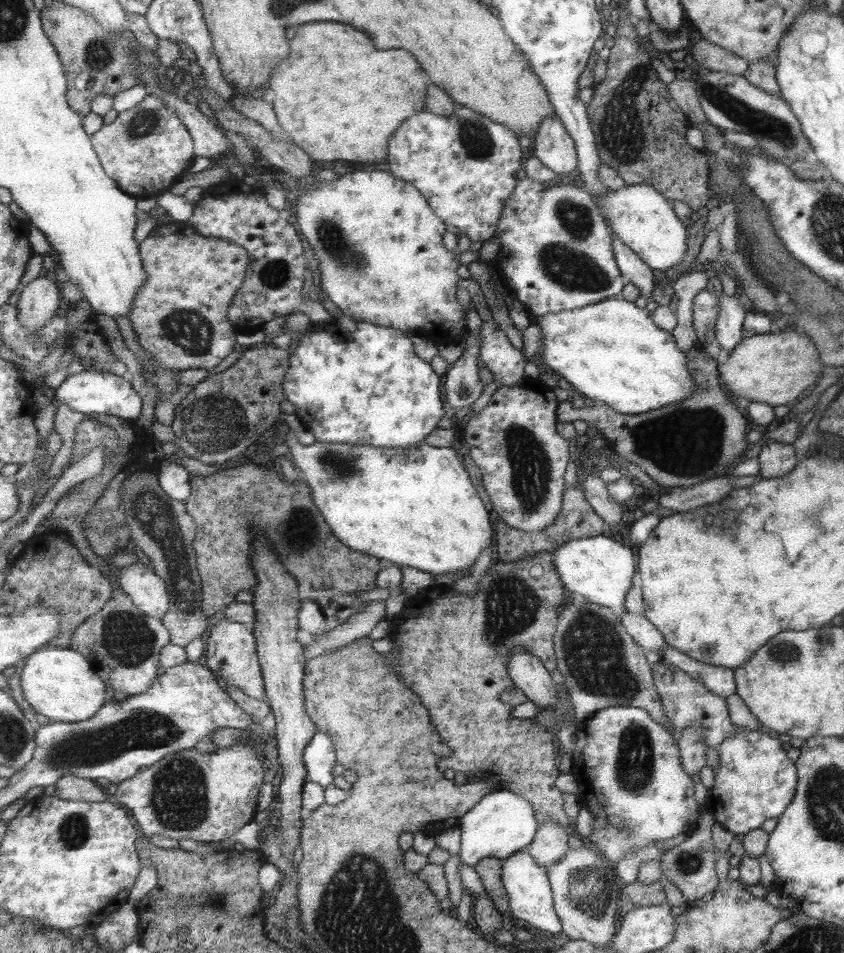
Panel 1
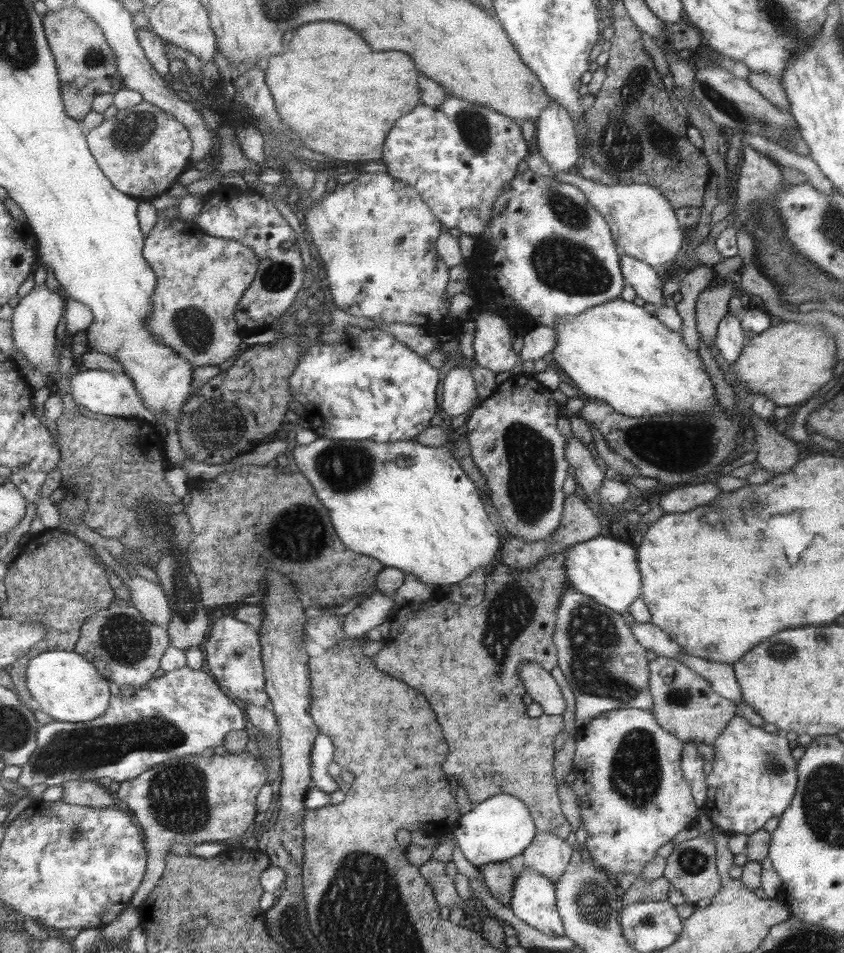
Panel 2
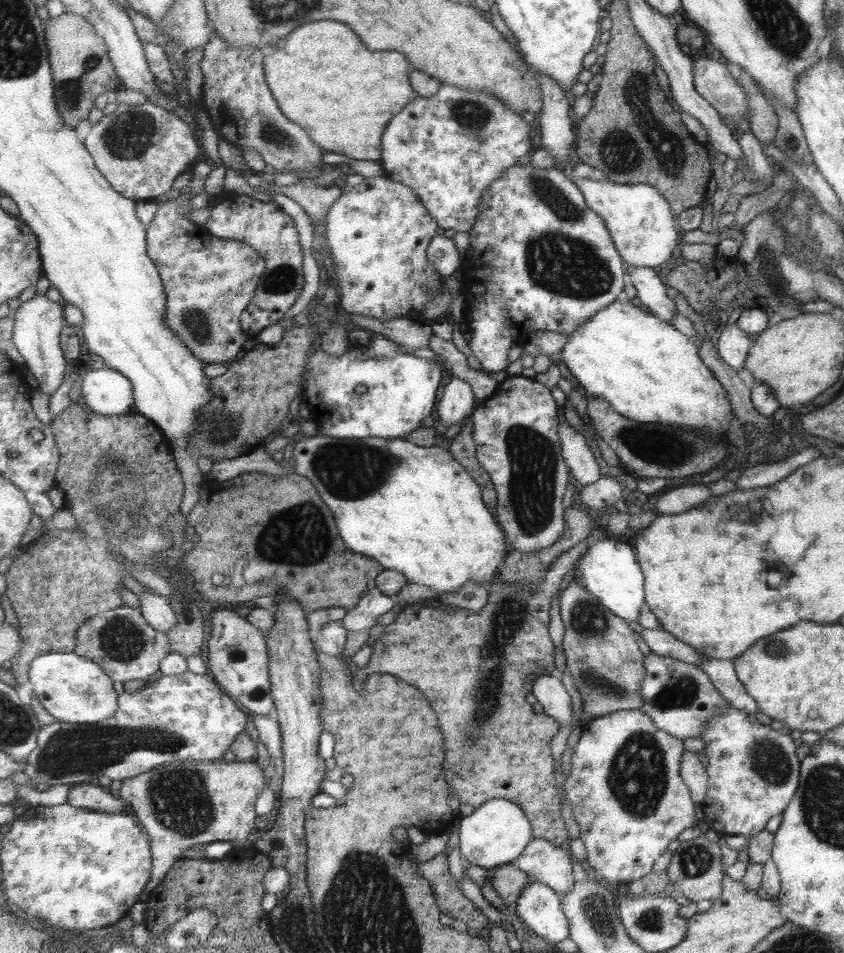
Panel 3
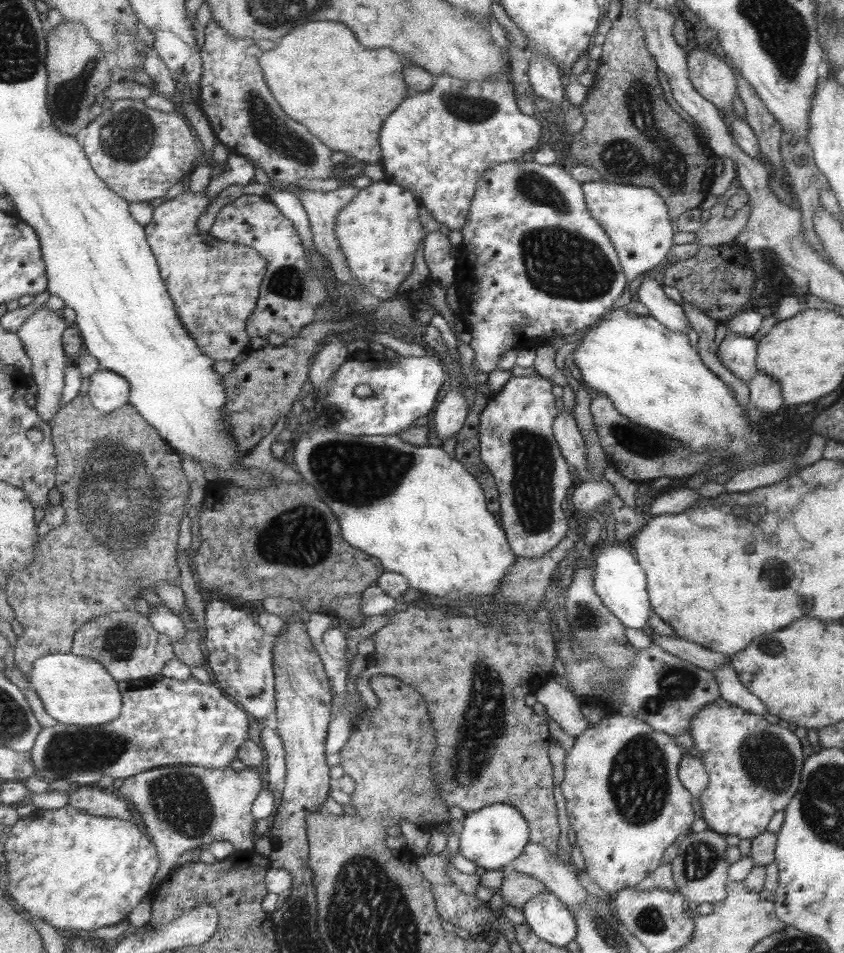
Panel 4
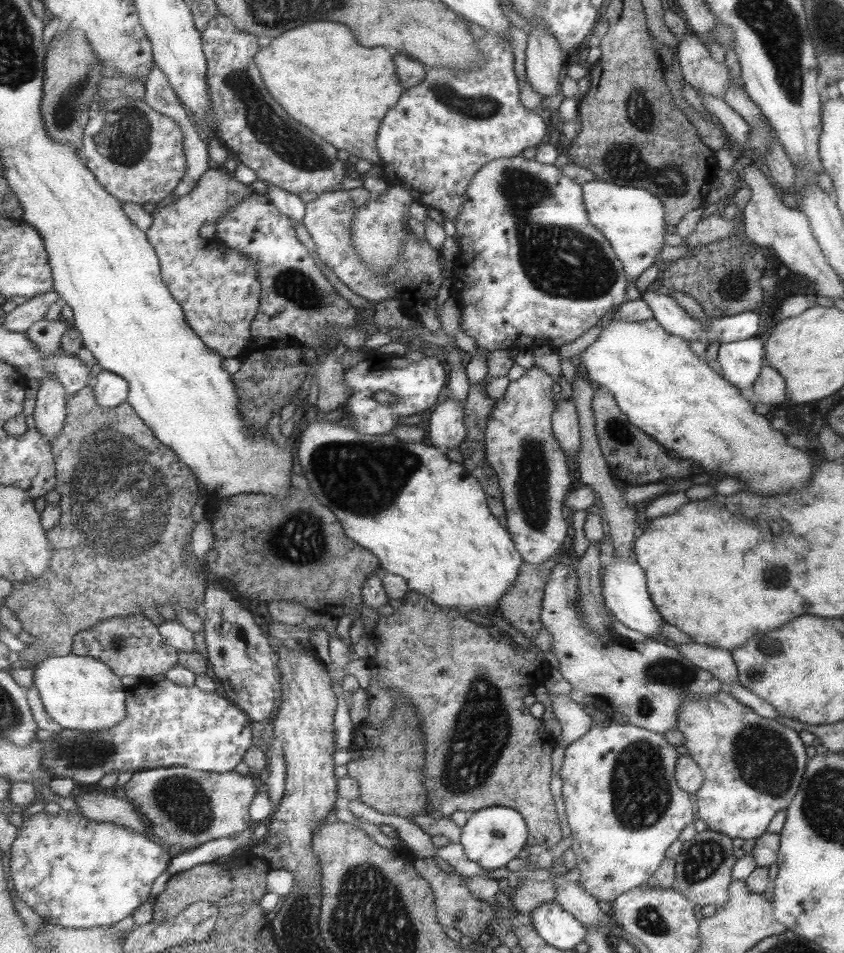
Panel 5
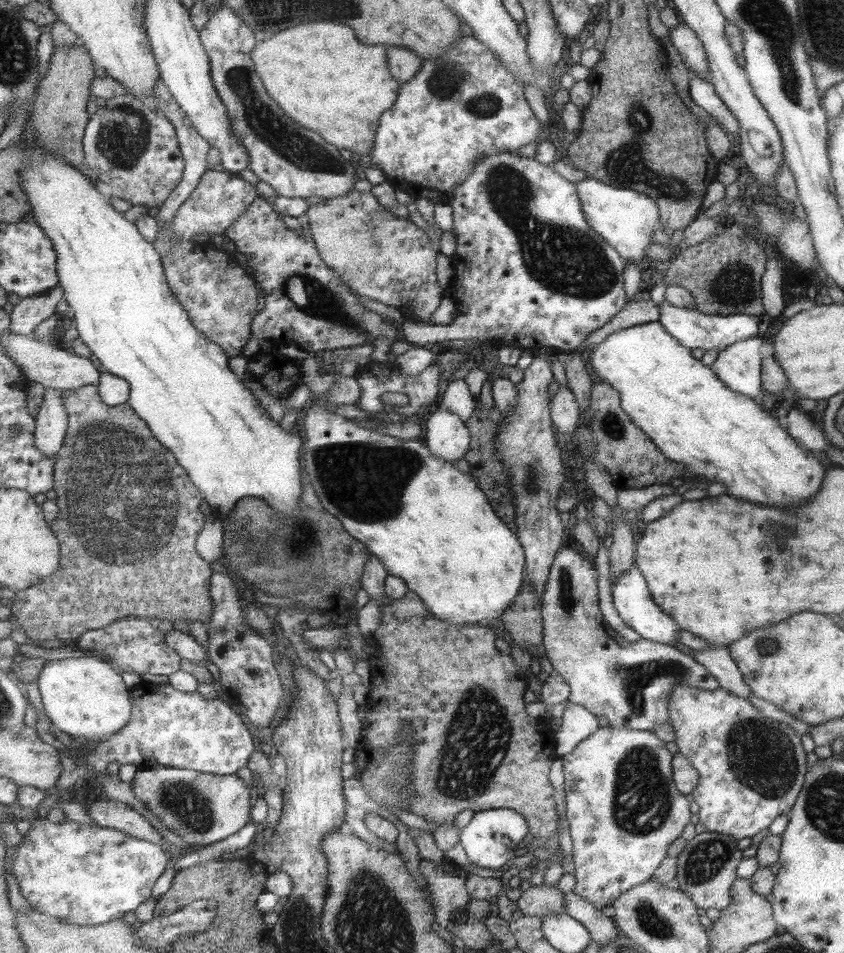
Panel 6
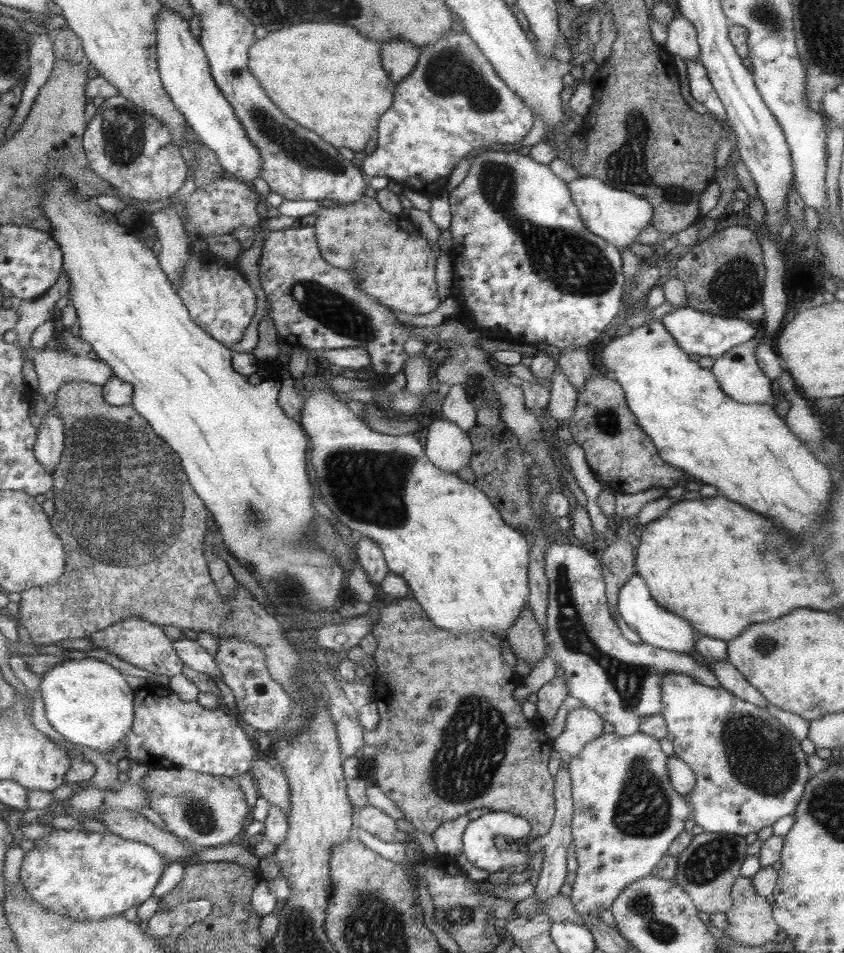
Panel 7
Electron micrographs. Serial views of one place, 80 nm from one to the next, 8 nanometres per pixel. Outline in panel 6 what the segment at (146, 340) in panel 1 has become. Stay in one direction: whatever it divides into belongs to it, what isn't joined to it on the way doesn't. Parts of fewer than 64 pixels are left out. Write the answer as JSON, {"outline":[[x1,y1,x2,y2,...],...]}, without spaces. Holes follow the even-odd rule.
{"outline":[[209,169,202,176,199,187,179,208,173,222,161,224,159,237,154,242,162,256,167,280,195,327,222,346,230,357,242,355,251,339,252,324,259,308,259,284,247,268,237,262,234,254,219,250,210,240,198,242,195,238,200,234,208,234,210,238,223,235,259,197,257,188,240,176,227,170]]}

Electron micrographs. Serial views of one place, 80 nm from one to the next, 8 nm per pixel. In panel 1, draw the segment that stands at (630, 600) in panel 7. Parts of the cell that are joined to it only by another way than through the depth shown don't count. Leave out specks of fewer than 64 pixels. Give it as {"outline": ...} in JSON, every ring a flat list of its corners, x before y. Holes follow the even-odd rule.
{"outline":[[597,535,569,540,551,553,554,570,565,583,569,594,579,594,586,601,616,612,623,609,626,594,632,585,633,567,637,565,634,548]]}

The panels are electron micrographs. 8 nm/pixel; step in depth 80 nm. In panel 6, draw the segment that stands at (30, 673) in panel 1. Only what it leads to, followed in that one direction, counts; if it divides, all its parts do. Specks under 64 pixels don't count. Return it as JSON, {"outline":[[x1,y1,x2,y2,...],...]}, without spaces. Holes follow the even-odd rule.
{"outline":[[81,656,77,658,54,659,46,662,47,666,38,678,42,704,48,719,63,733,74,738,84,738,93,742,105,742,115,736,119,730,133,718,131,689,123,683,123,678,111,663,97,656]]}

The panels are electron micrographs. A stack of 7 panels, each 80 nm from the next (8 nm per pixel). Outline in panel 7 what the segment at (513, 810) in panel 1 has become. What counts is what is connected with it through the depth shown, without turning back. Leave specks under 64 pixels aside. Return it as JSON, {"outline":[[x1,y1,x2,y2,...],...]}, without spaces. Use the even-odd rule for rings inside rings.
{"outline":[[491,811,473,820,464,832,463,852,476,867,489,874,502,870,501,852,493,845,495,836,506,836,509,841,529,837,530,824,518,815]]}

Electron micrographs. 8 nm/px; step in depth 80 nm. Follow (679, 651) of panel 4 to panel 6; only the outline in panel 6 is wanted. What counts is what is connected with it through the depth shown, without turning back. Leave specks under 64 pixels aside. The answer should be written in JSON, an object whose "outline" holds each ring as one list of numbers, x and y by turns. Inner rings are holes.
{"outline":[[714,646,691,652,691,656,699,665,706,668,718,682,718,688,746,699,751,691,743,683,743,678,735,663,731,660,728,647]]}

